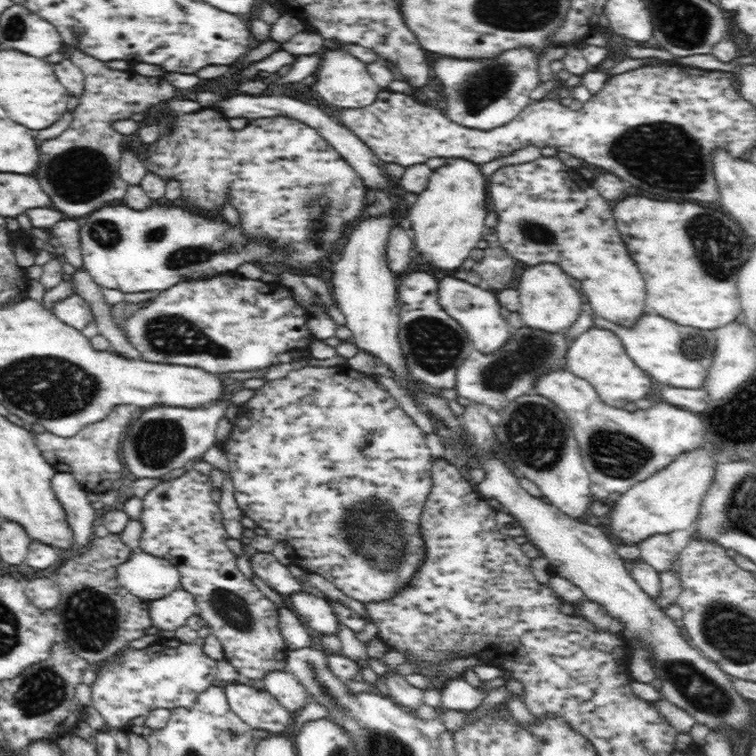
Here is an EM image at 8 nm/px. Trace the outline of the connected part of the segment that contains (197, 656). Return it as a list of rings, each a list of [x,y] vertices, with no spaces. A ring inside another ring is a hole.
[[[159,638],[146,650],[126,650],[126,658],[118,666],[104,666],[98,674],[96,684],[92,686],[94,708],[104,716],[112,728],[129,728],[128,720],[136,716],[147,717],[154,709],[188,708],[195,703],[197,696],[215,685],[218,681],[217,661],[206,656],[200,646],[184,644],[178,639]]]

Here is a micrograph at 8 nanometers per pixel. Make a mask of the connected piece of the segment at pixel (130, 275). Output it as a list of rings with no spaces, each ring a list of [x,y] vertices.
[[[158,204],[142,210],[125,205],[106,206],[82,220],[79,237],[83,269],[96,284],[126,294],[148,290],[159,293],[178,282],[225,275],[242,262],[258,262],[270,254],[268,246],[246,242],[244,236],[234,232],[234,226],[224,220],[192,214],[178,206]]]

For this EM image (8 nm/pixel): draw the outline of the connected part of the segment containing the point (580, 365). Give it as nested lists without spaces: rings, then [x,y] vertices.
[[[590,327],[570,342],[566,356],[566,369],[572,374],[587,380],[600,395],[600,398],[616,408],[624,408],[628,402],[636,402],[648,396],[652,382],[650,375],[635,366],[619,336],[607,328]]]

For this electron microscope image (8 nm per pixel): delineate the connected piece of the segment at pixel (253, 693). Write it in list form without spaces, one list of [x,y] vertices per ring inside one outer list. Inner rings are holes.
[[[237,682],[224,690],[230,708],[254,730],[268,730],[274,734],[286,730],[290,722],[293,724],[294,714],[268,691]]]

